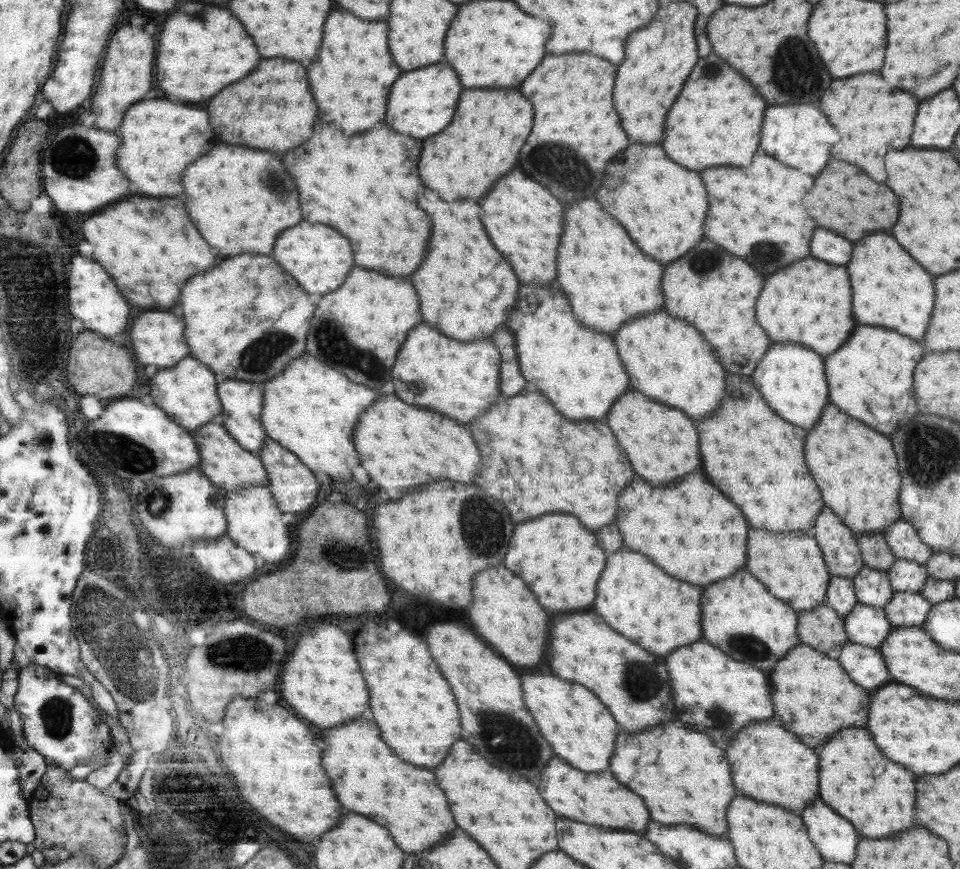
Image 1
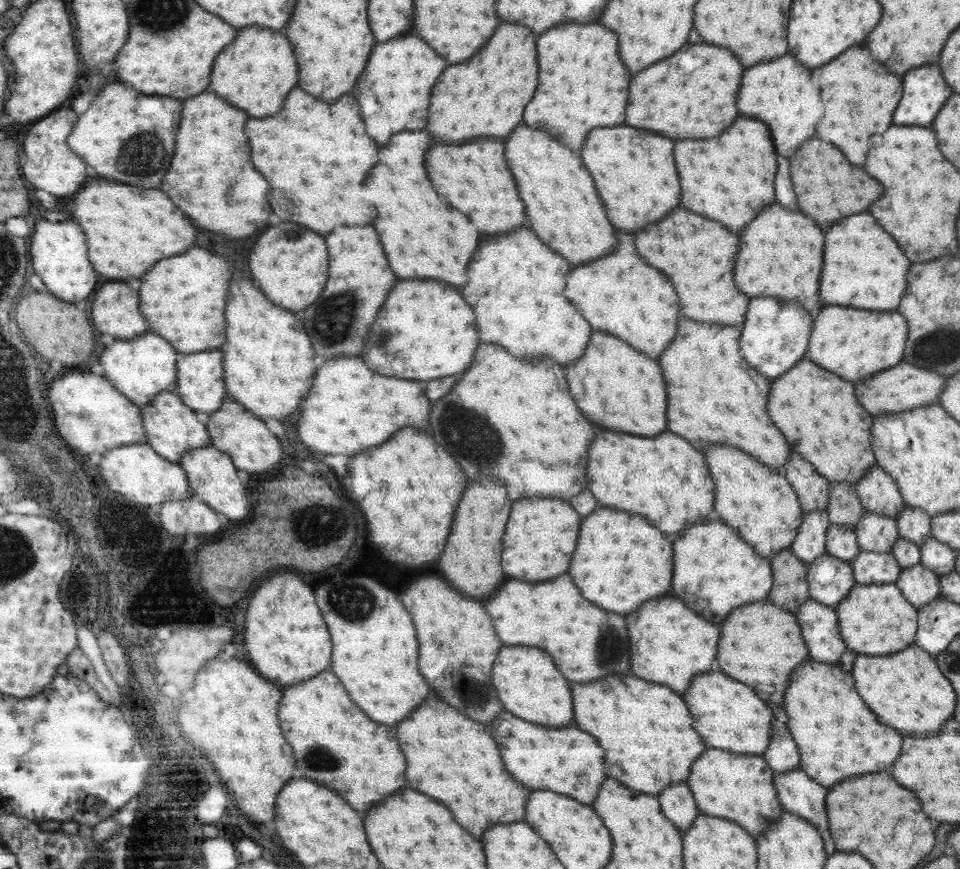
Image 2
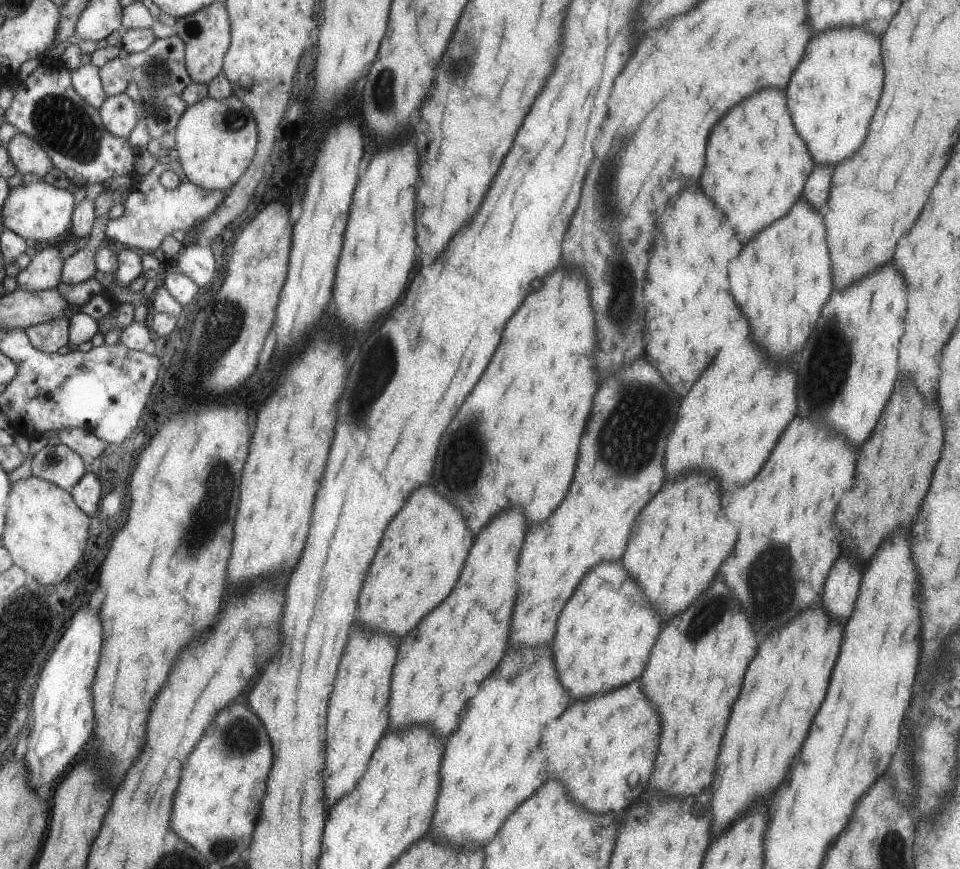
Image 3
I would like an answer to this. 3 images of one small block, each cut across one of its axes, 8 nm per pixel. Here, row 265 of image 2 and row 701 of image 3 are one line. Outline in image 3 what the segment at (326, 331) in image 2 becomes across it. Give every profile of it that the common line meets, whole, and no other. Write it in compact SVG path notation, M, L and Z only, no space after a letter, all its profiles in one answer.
M351 628L351 640L347 640L347 652L343 652L343 664L339 664L339 676L335 676L335 692L331 692L331 712L327 712L327 808L341 796L353 790L357 780L366 772L367 760L375 750L387 724L387 700L389 700L389 674L395 660L397 640L383 634L369 634L367 630Z

